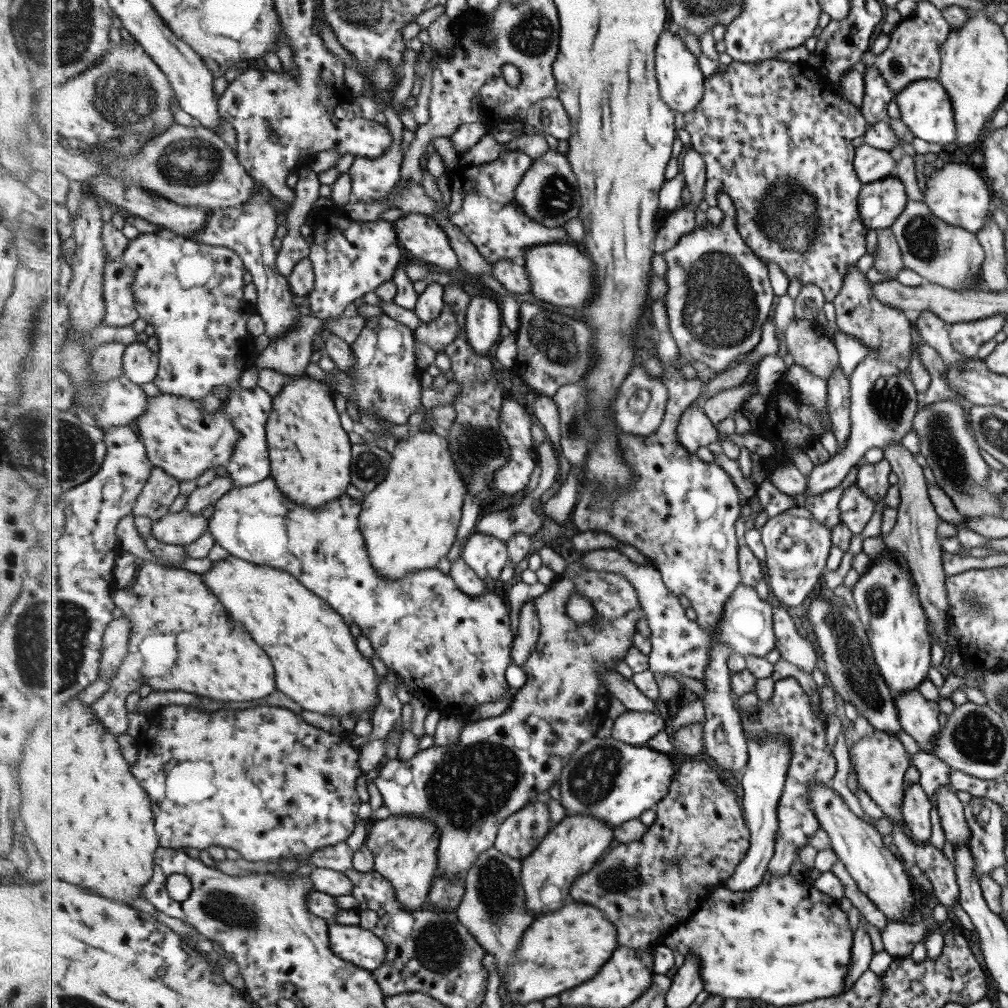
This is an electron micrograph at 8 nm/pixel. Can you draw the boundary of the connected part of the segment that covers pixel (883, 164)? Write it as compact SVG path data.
M865 143L854 150L852 167L862 185L891 175L895 176L896 161L886 150L876 149Z

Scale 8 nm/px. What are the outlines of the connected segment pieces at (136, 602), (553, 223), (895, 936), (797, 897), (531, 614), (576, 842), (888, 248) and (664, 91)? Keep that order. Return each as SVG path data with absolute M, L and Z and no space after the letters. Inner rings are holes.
M145 560L140 563L136 580L125 589L111 591L111 598L121 614L129 618L133 630L130 651L125 662L111 680L110 689L93 702L93 711L111 733L129 730L129 713L137 712L139 686L146 682L155 691L182 690L224 702L247 702L265 698L277 690L275 668L267 652L251 638L239 622L233 622L221 599L206 585L201 574L187 570L166 570L161 564Z
M557 150L546 152L532 162L532 168L525 173L524 180L516 190L516 202L524 207L525 214L545 226L557 228L577 218L582 207L580 184L568 156Z
M920 898L916 906L919 912L919 922L889 922L880 933L883 951L892 958L907 957L913 946L921 942L931 926L935 924L932 907L929 899Z
M771 871L765 875L763 882L750 891L733 892L725 887L725 884L712 893L712 897L703 902L700 910L685 923L677 926L676 930L667 936L663 944L669 946L671 950L680 952L686 959L689 954L697 954L702 960L701 976L705 982L705 992L709 995L724 996L732 1004L736 999L758 998L773 1006L785 1007L804 1005L807 1002L815 1001L815 998L840 997L844 992L844 979L848 975L847 968L851 965L852 947L851 947L851 930L847 926L847 916L845 911L840 910L837 902L828 894L816 889L815 882L808 877L801 880L795 878L793 874L787 873L785 876L774 875Z
M535 600L527 601L520 610L520 628L512 648L514 664L524 668L540 637L540 618Z
M591 814L565 816L553 827L535 852L522 860L522 881L526 890L529 914L537 918L575 902L571 895L573 884L578 877L589 872L598 863L603 852L611 846L615 838L614 828ZM547 886L557 886L561 894L560 901L548 906L543 902L543 890Z
M889 228L877 231L877 251L872 266L893 279L904 267L896 239Z
M669 29L665 30L656 48L656 71L661 95L664 96L665 103L673 107L675 112L682 114L694 112L696 106L703 102L707 79L699 68L697 57L693 51L689 50L683 37Z

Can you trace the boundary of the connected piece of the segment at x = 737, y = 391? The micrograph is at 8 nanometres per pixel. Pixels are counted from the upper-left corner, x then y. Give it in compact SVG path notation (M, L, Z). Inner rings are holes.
M742 383L719 391L703 401L701 406L716 428L720 421L731 416L735 410L740 410L745 400L754 394L755 390L756 385Z

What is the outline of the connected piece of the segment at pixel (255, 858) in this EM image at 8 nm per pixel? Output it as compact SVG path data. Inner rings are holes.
M262 705L245 710L220 709L209 714L190 706L167 706L151 720L151 727L144 727L137 737L138 759L132 765L136 777L152 798L153 812L156 814L156 831L161 847L183 849L186 846L205 850L209 846L233 848L246 860L253 862L279 862L297 859L301 865L311 865L311 858L319 849L327 849L345 843L356 827L361 798L357 794L357 778L361 776L360 749L353 748L344 735L332 734L323 728L313 727L303 720L303 716L281 706Z

